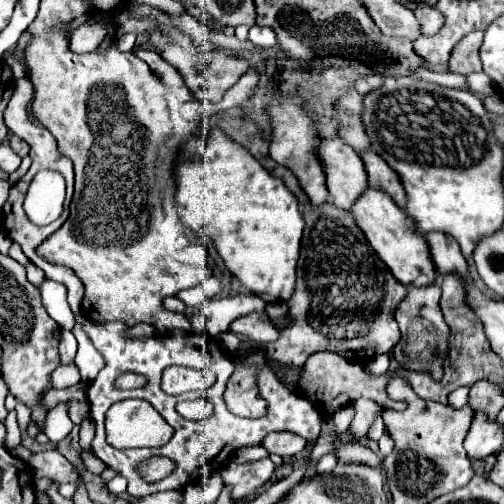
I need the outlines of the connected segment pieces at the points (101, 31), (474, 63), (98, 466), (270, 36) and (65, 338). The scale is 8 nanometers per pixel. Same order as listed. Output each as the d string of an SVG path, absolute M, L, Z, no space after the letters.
M85 23L70 31L69 48L82 54L93 52L105 41L107 27L103 23Z
M475 31L471 35L465 35L451 51L451 57L447 61L447 69L451 73L469 75L475 71L481 71L479 61L479 47L483 41L483 31Z
M81 453L81 461L83 461L83 471L89 471L89 473L93 473L93 475L99 475L107 465L101 461L101 459L97 459L93 453Z
M253 25L249 29L249 41L259 45L259 47L265 47L265 49L277 45L275 31L271 31L271 27L259 27L259 25Z
M63 331L61 333L61 341L59 341L59 355L61 355L61 363L73 363L77 351L77 341L73 337L71 331Z

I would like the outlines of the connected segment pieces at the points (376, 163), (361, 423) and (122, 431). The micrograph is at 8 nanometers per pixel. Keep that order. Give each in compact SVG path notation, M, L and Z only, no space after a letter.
M373 149L359 151L359 157L363 159L363 165L365 165L365 171L369 177L369 187L389 193L391 199L403 209L405 207L405 191L403 191L403 185L401 185L397 173L391 171L391 167L379 155L375 155Z
M357 399L355 401L357 405L353 405L355 409L355 417L349 425L349 433L353 439L361 439L367 435L371 423L375 421L375 417L383 411L375 401L369 401L369 399Z
M125 399L115 405L105 415L106 440L112 447L123 450L133 447L163 447L173 435L171 425L147 403L141 399Z

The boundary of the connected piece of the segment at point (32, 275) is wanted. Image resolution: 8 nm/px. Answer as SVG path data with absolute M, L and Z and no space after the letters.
M29 262L26 265L26 276L29 282L31 282L36 287L45 280L45 275L41 269L33 265L33 263Z

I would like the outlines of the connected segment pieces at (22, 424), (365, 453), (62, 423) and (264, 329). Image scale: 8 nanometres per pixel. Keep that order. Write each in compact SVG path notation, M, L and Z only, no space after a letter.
M17 403L17 409L15 409L15 411L17 411L17 423L19 423L19 429L25 431L27 425L31 423L31 417L29 417L31 411L29 411L23 403Z
M345 443L337 449L337 457L345 463L365 463L371 467L381 467L381 461L377 459L377 455L373 451L369 451L367 447L359 445L359 443Z
M59 403L49 415L47 415L47 423L43 427L43 433L49 437L51 443L59 443L63 441L73 429L73 423L67 415L67 407L65 403Z
M263 311L261 313L249 313L249 315L235 319L235 323L231 323L229 329L233 333L241 333L249 341L257 341L257 343L267 343L267 341L277 339L277 331L271 325L267 313L263 313Z

